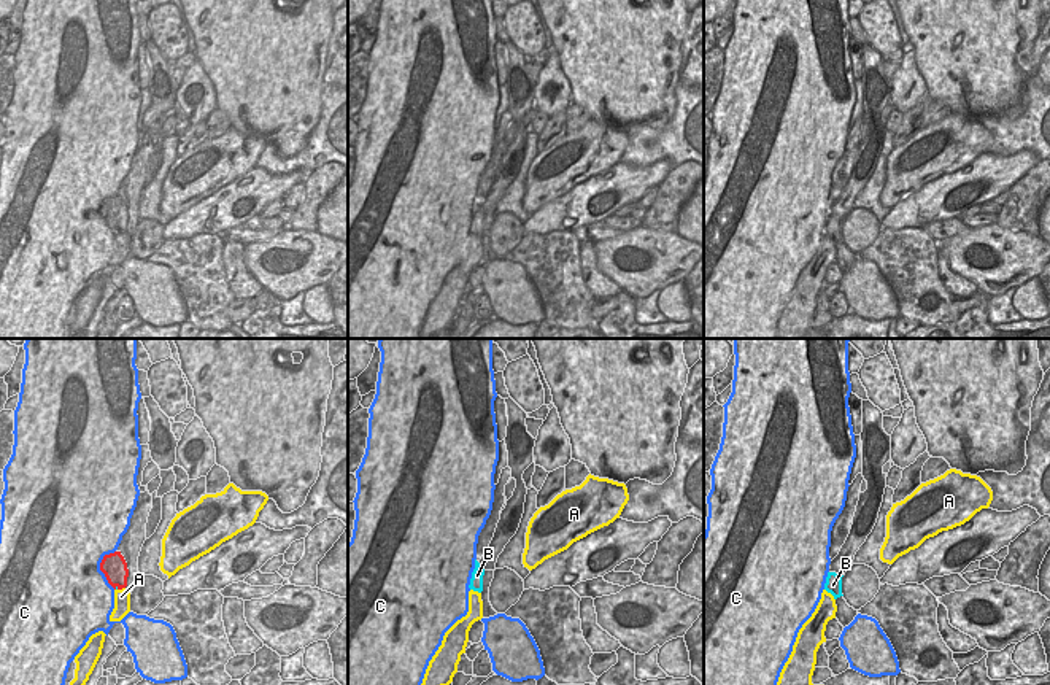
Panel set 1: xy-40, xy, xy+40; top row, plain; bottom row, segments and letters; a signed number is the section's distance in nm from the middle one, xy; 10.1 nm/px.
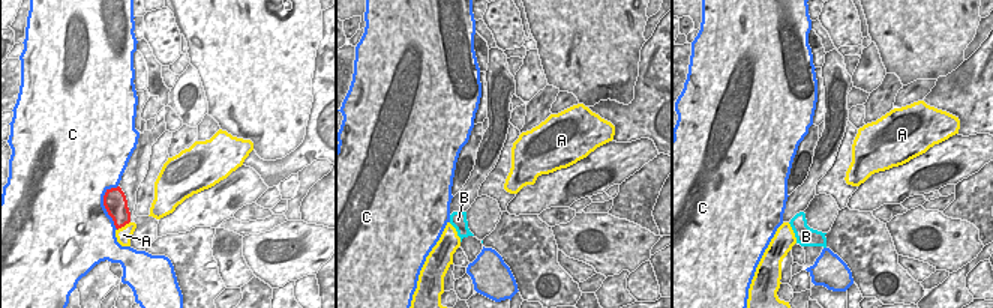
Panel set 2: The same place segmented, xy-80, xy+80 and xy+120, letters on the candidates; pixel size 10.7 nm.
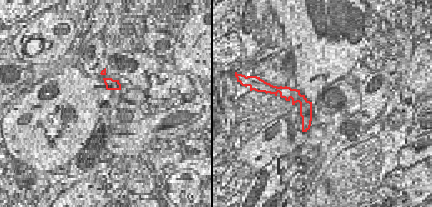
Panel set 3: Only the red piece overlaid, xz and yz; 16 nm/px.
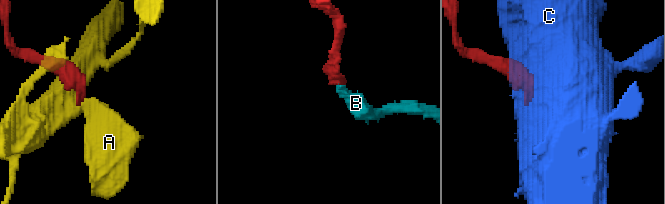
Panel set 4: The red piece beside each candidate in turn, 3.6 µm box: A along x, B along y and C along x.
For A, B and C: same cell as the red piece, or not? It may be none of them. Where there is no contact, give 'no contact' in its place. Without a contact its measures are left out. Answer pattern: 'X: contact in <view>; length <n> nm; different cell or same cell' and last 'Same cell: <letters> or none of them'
A: contact in xy-40; length 90 nm; different cell
B: contact in xy-40; length 50 nm; same cell
C: contact in xy-40; length 400 nm; different cell
Same cell: B

